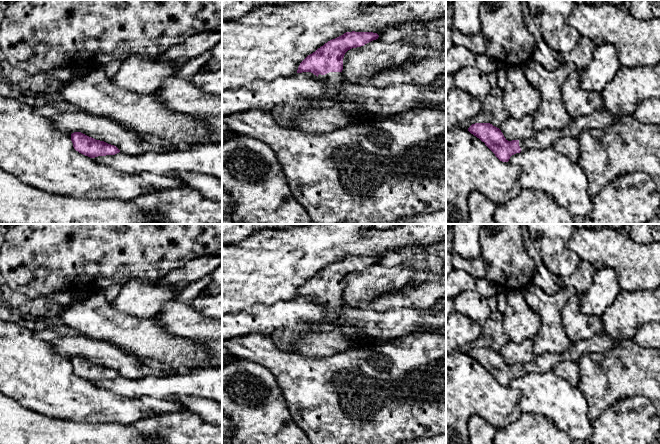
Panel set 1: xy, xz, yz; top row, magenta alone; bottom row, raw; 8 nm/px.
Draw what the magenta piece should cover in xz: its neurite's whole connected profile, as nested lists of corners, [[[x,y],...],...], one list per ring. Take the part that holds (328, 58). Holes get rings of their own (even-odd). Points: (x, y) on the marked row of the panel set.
[[[346,32],[332,39],[308,55],[299,65],[297,73],[311,72],[326,85],[326,95],[335,96],[341,89],[343,58],[352,49],[378,39],[373,32]]]

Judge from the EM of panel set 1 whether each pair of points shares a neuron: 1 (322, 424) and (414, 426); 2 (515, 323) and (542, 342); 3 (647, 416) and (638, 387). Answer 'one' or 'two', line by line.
1: one
2: two
3: two

